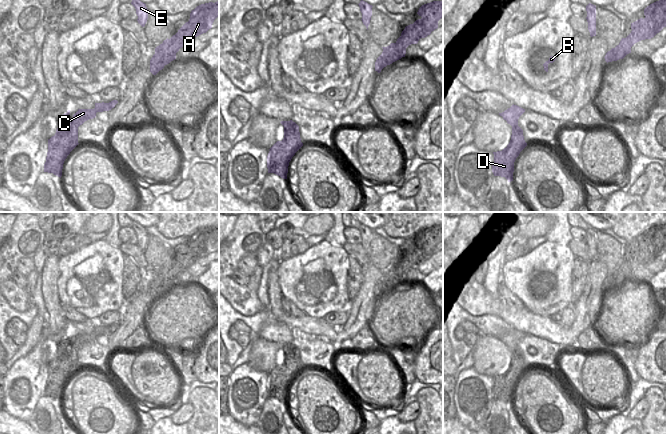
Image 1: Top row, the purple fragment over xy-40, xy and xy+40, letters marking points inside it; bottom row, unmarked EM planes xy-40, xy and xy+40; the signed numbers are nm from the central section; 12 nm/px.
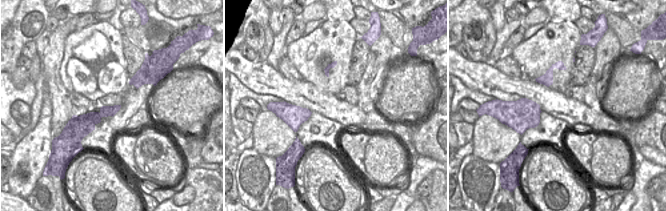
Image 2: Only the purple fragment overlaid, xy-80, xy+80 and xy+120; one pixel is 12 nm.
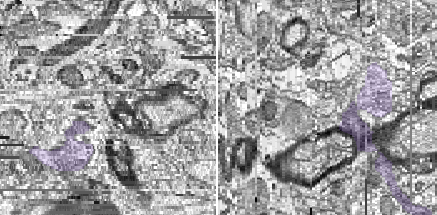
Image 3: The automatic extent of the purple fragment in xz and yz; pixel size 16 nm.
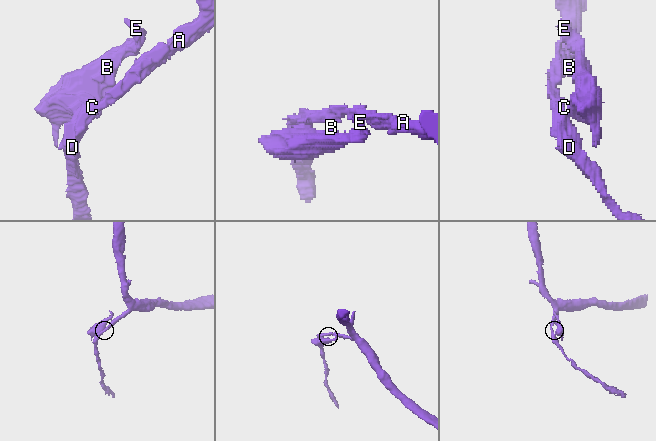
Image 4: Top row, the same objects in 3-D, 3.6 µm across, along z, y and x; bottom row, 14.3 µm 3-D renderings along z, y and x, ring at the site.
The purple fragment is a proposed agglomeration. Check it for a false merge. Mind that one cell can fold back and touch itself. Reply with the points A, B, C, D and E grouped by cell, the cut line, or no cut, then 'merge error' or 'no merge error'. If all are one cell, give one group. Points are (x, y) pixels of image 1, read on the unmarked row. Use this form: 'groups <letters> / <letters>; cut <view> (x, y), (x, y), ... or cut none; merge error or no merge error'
groups A C D / B E; cut xy+40 (517, 348), (512, 351); merge error

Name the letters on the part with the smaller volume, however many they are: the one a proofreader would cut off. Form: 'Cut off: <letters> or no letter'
Cut off: B, E

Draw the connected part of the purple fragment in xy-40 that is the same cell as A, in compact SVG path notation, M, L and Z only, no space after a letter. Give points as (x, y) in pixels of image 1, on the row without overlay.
M219 225L197 230L190 237L190 243L170 263L166 263L155 272L150 284L150 296L156 299L165 289L176 283L176 277L191 265L212 252L214 244L219 241Z

